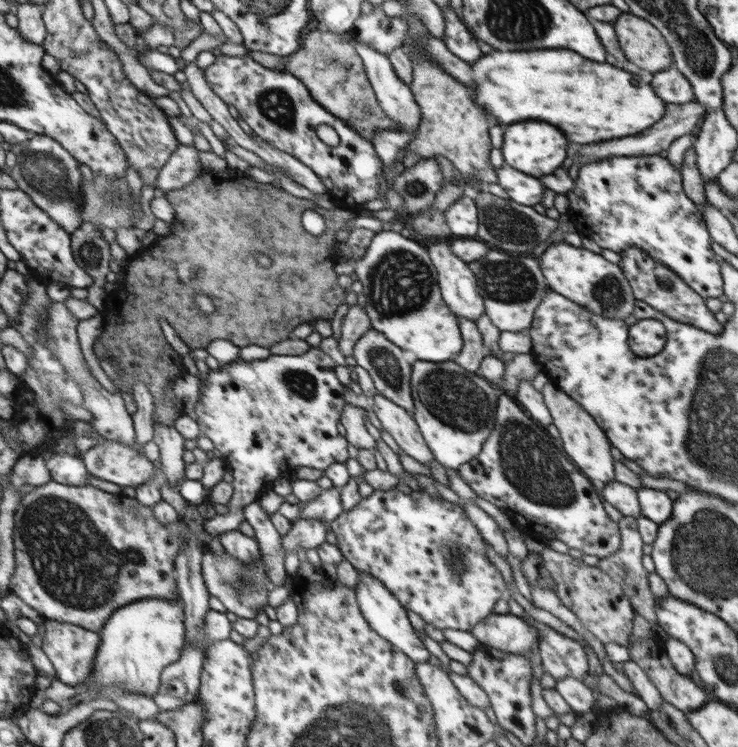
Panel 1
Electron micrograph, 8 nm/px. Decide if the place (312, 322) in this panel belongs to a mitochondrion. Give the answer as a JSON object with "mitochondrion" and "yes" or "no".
{"mitochondrion":"no"}

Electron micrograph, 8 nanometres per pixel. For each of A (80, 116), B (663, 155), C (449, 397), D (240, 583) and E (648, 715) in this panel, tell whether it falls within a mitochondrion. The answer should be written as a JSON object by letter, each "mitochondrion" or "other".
{"A":"other","B":"other","C":"mitochondrion","D":"mitochondrion","E":"other"}

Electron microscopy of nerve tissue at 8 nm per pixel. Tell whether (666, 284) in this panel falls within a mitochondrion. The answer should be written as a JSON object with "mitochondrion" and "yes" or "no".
{"mitochondrion":"yes"}

